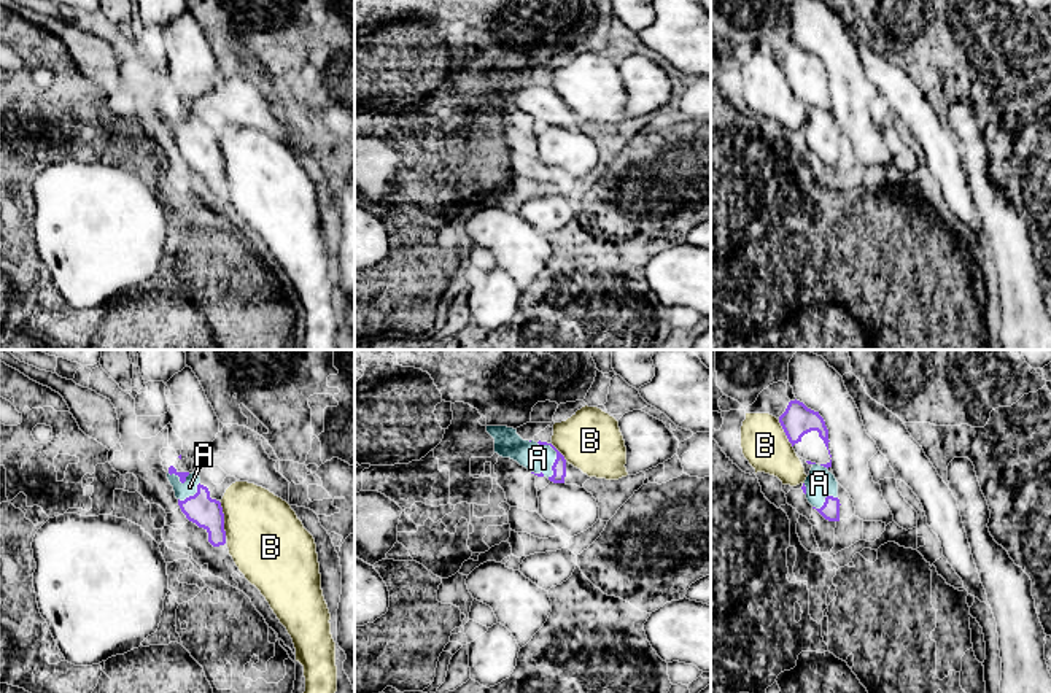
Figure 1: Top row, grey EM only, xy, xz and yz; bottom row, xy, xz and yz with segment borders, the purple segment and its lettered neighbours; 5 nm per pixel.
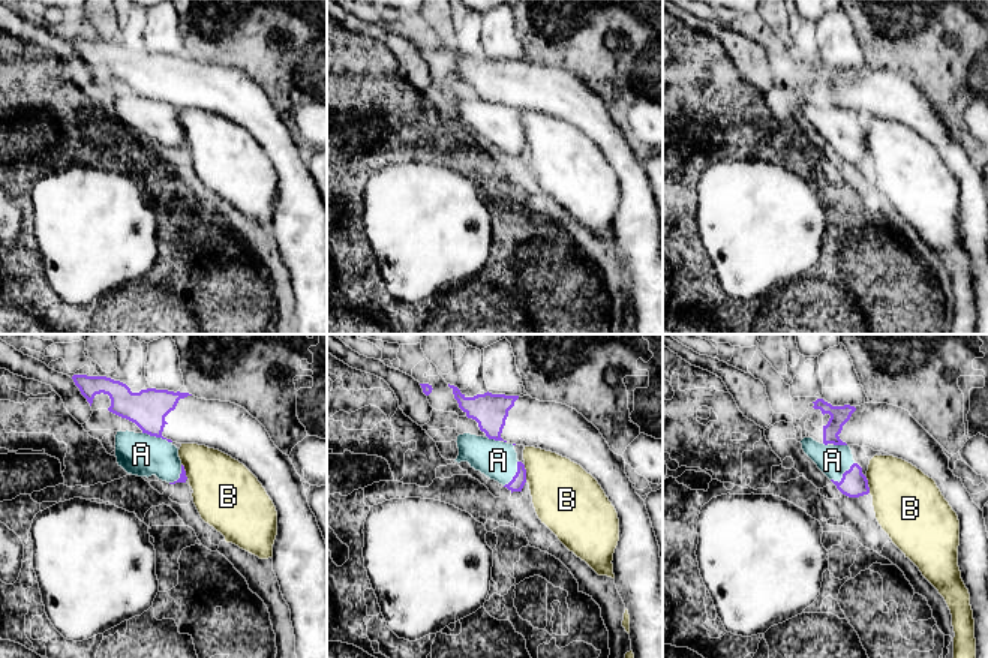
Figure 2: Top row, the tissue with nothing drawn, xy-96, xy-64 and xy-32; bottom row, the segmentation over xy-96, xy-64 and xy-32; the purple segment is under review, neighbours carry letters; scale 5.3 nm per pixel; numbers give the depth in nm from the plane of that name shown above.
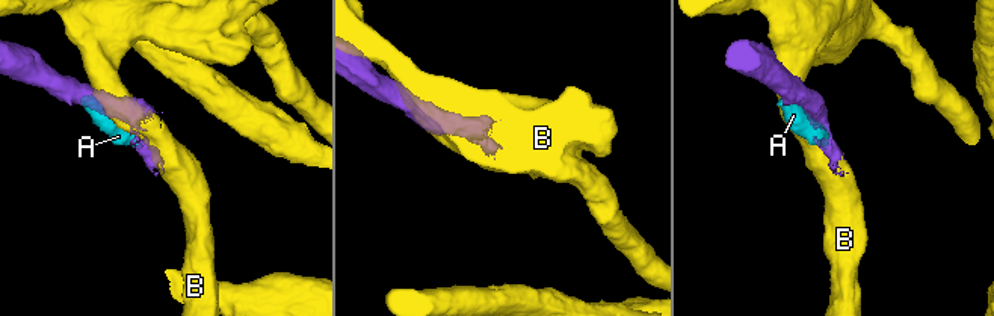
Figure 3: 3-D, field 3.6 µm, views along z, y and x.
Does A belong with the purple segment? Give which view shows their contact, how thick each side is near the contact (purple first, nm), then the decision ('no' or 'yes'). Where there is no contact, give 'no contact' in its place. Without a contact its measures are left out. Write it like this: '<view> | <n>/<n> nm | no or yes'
xz | 70/140 nm | no

